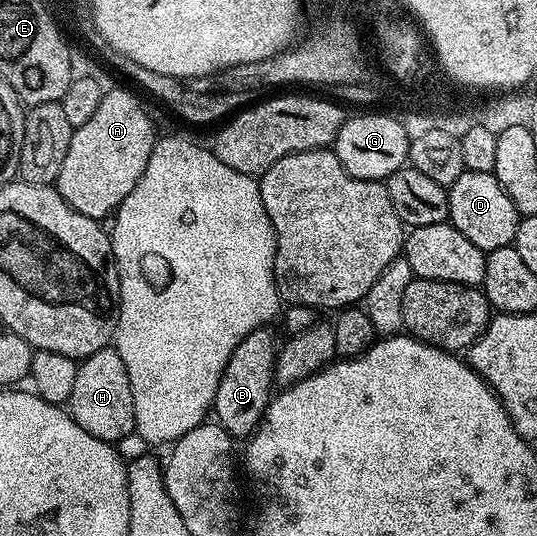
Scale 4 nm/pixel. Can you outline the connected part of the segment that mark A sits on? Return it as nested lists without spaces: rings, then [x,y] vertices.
[[[121,85],[105,93],[99,101],[99,109],[83,125],[74,127],[71,145],[67,145],[67,157],[63,157],[63,169],[55,184],[57,191],[83,217],[105,221],[116,212],[117,207],[135,189],[143,169],[153,152],[155,134],[153,123],[145,107]]]

